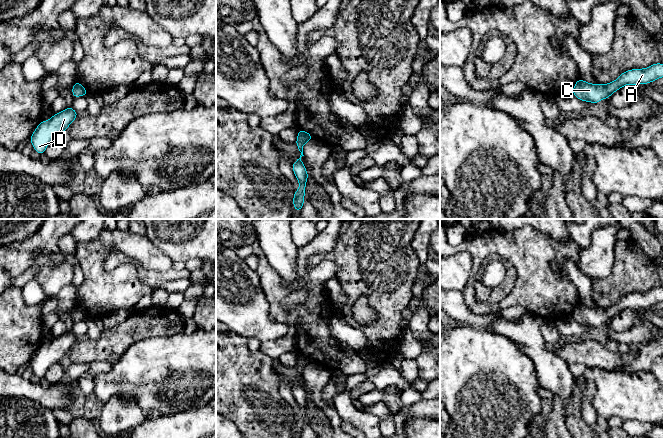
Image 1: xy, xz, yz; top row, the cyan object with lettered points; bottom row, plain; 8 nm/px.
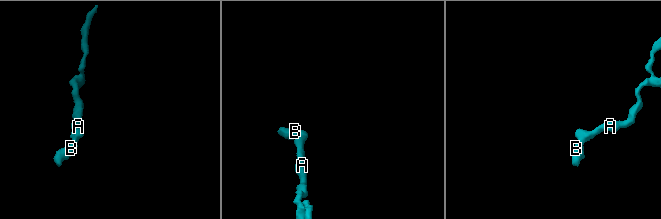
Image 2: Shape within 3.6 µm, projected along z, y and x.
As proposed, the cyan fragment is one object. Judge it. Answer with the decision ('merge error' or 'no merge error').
no merge error

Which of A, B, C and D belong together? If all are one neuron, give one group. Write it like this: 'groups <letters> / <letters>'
groups A B C D

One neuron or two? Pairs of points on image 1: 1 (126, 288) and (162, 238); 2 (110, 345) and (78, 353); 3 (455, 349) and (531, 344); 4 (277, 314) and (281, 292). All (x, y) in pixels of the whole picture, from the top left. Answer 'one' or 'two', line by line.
1: two
2: one
3: two
4: one

